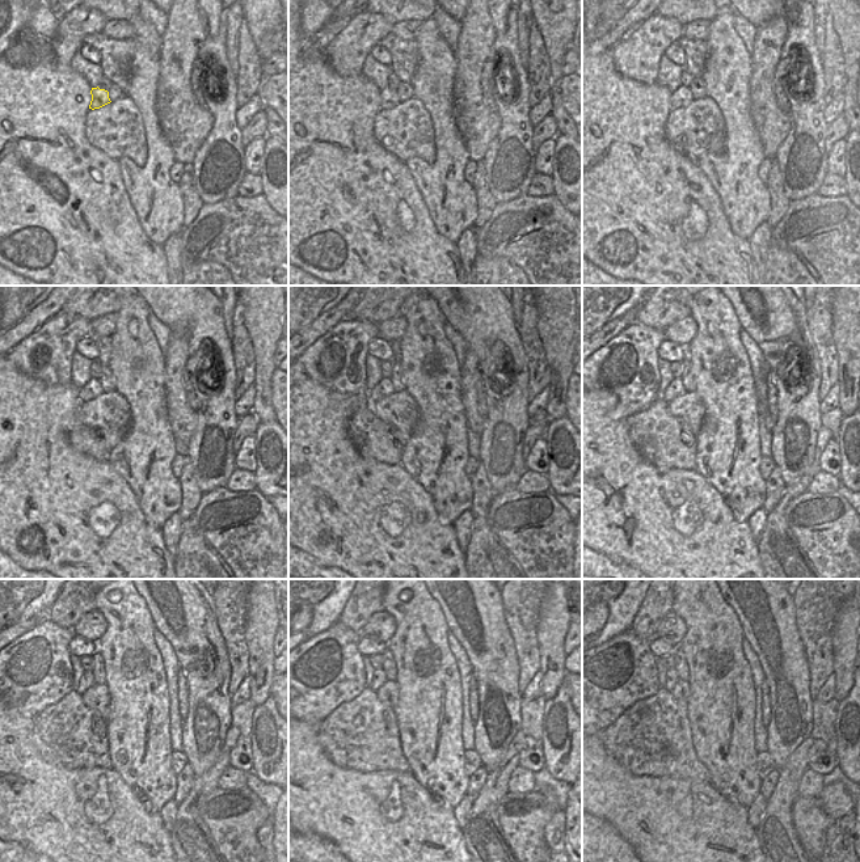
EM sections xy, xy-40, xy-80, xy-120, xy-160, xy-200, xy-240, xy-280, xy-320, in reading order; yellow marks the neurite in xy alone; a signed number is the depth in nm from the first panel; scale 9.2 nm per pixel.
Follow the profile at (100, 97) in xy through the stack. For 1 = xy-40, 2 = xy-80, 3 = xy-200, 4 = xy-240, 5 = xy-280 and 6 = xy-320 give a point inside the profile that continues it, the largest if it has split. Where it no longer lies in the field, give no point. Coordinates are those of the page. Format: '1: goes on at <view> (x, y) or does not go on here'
1: goes on at xy-40 (390, 97)
2: goes on at xy-80 (682, 96)
3: goes on at xy-200 (675, 388)
4: goes on at xy-240 (87, 680)
5: goes on at xy-280 (379, 676)
6: goes on at xy-320 (671, 675)

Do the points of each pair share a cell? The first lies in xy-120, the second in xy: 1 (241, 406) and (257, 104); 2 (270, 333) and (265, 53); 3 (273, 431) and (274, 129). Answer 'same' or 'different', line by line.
1: same
2: different
3: different

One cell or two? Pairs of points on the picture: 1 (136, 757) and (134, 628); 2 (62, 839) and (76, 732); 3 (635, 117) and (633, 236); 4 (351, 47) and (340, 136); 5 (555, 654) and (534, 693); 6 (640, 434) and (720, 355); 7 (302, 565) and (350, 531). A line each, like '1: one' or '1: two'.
1: one
2: two
3: one
4: two
5: two
6: two
7: two

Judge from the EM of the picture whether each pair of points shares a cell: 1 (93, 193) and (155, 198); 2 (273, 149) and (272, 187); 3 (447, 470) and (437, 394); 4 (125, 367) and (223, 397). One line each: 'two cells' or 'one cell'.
1: two cells
2: one cell
3: one cell
4: two cells

